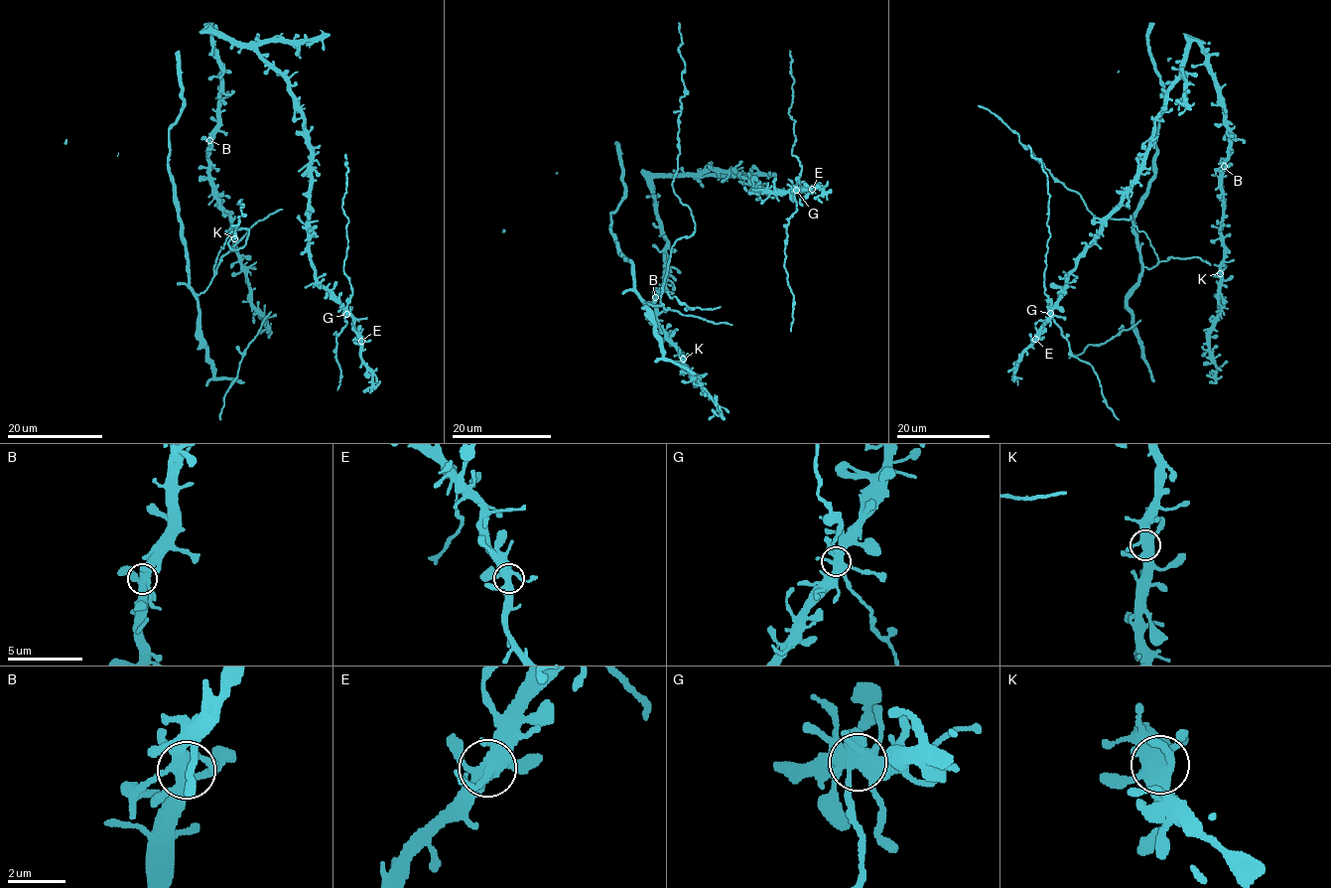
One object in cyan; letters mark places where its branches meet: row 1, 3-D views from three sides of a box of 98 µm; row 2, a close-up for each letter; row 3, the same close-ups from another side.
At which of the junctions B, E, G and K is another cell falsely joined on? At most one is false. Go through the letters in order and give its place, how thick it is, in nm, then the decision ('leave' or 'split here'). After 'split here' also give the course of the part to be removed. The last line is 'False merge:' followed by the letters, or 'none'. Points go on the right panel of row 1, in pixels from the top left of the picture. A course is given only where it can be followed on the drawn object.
B: (1224, 166) | 440 nm | leave
E: (1035, 339) | 480 nm | leave
G: (1050, 313) | 500 nm | leave
K: (1220, 273) | 480 nm | leave
False merge: none

